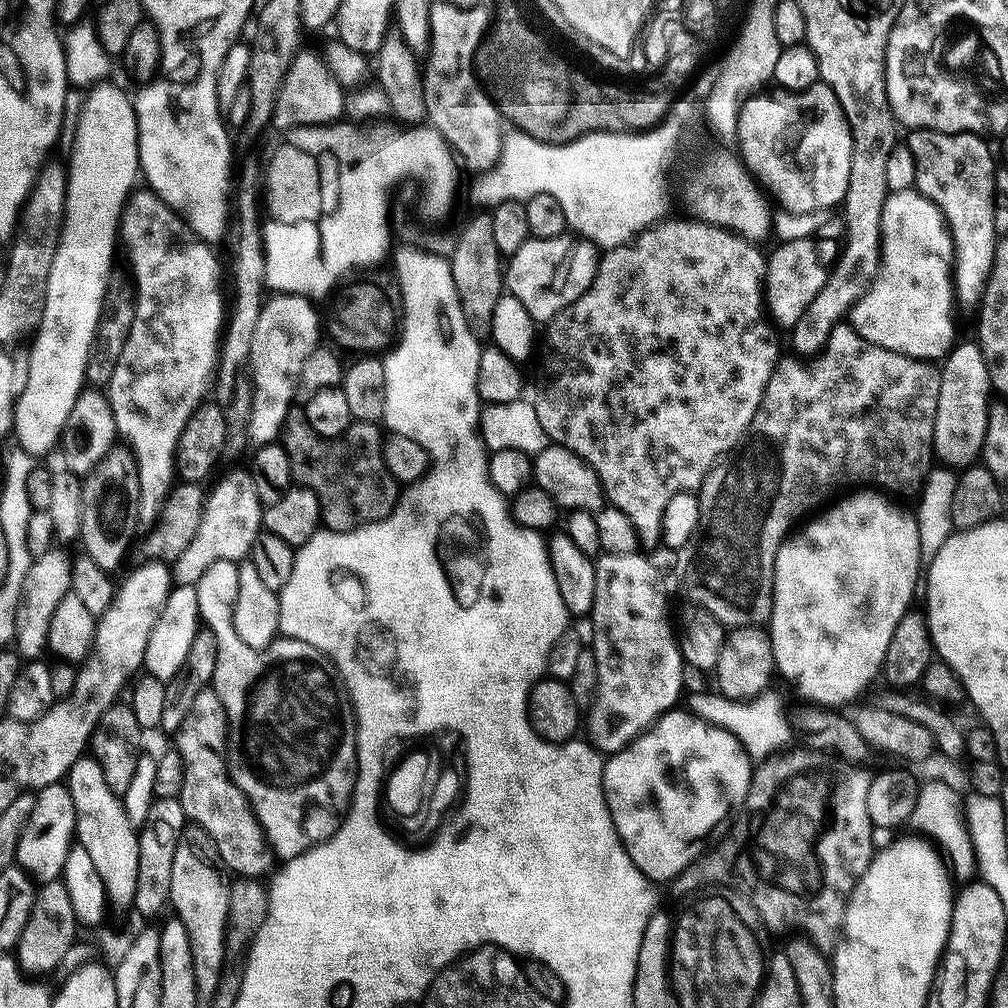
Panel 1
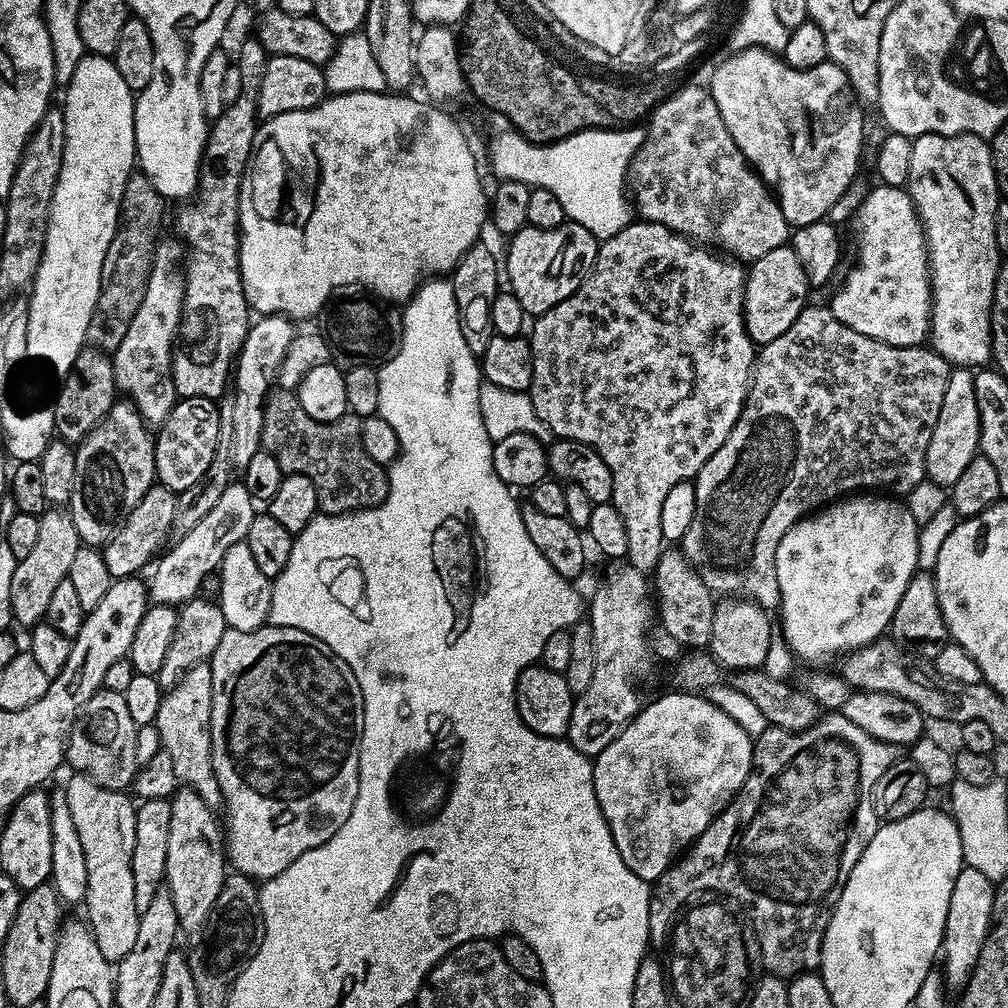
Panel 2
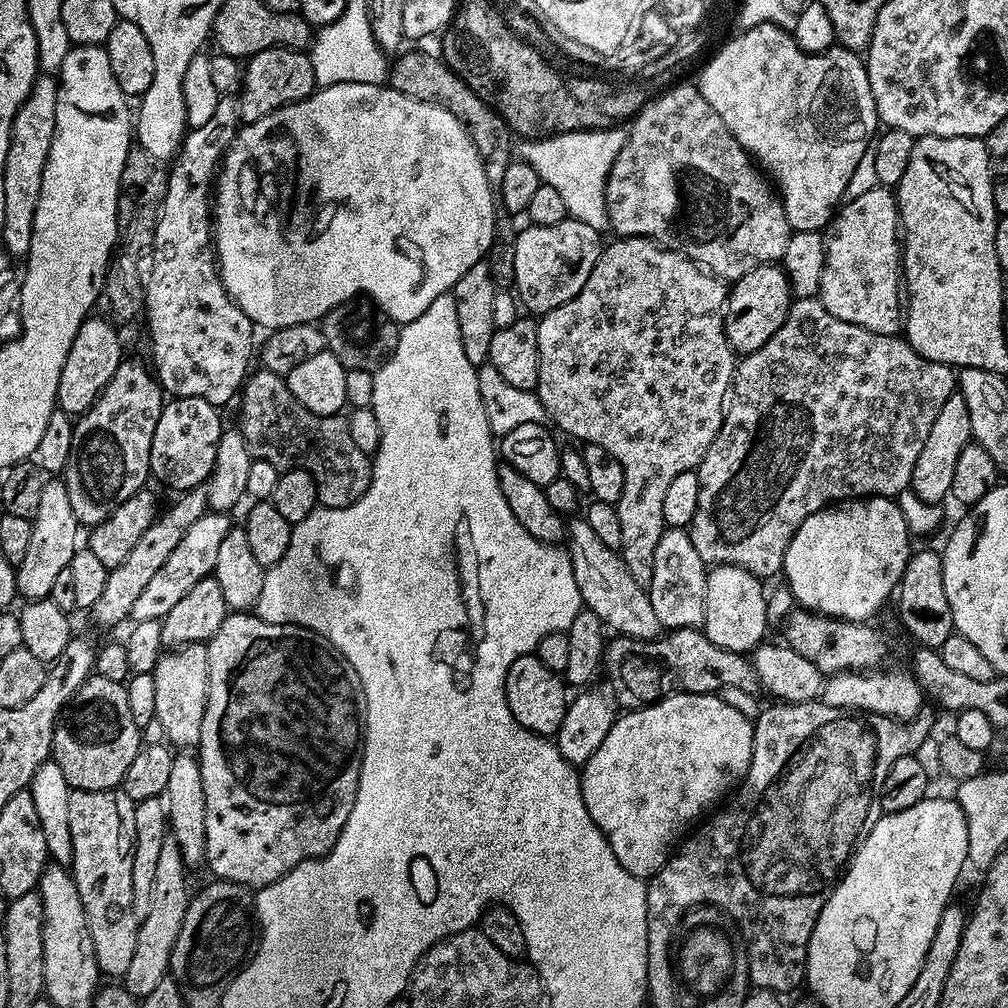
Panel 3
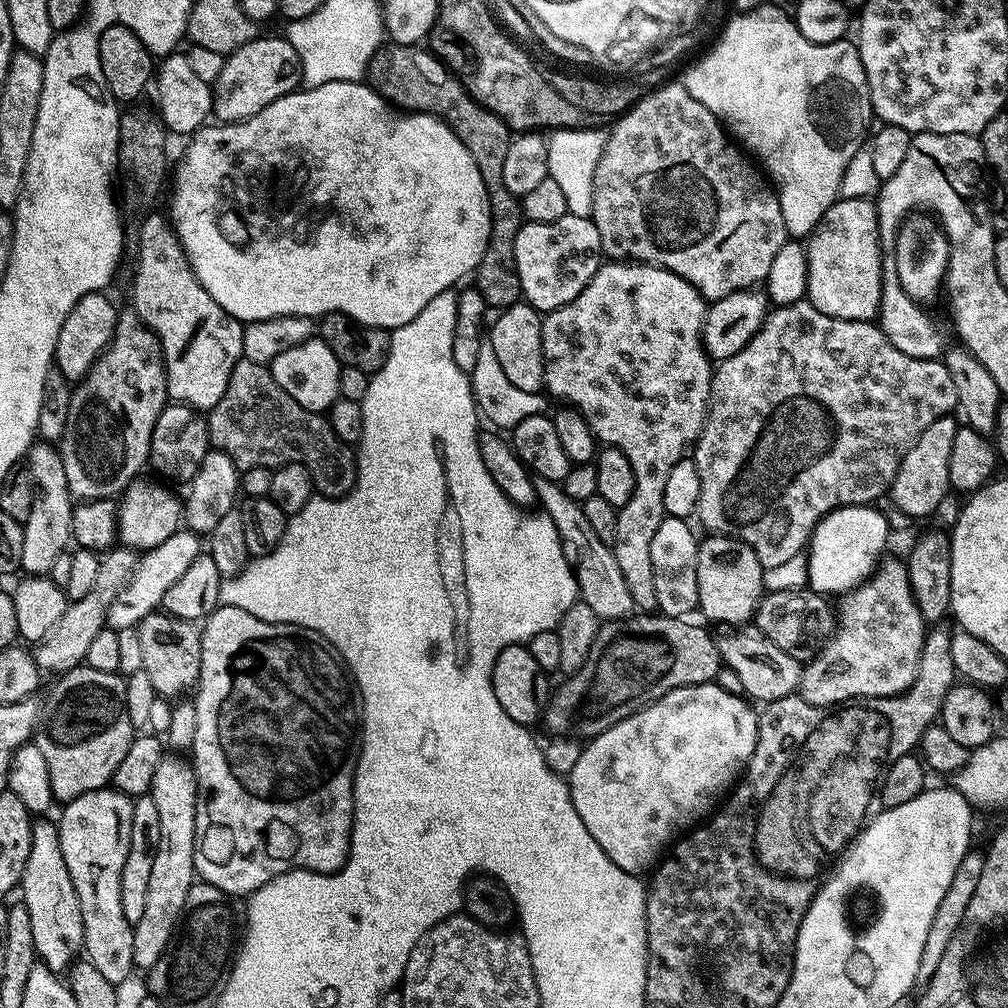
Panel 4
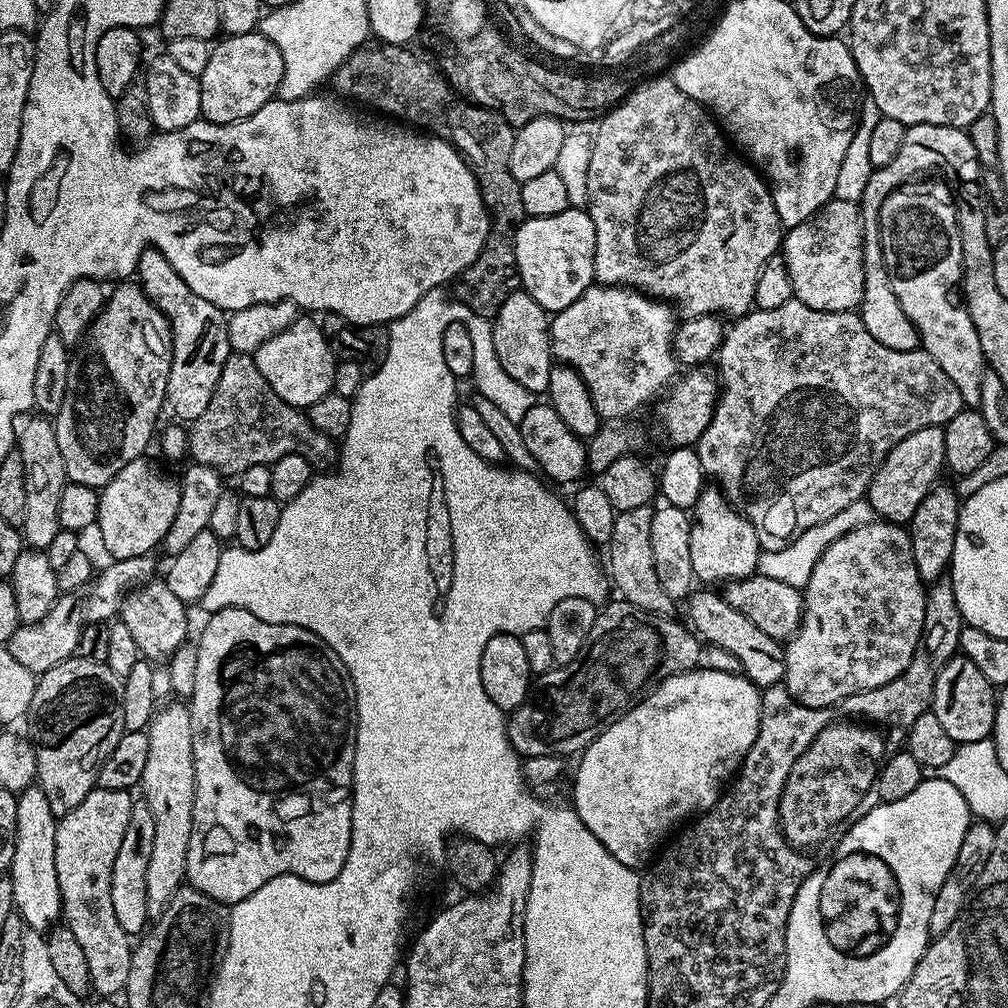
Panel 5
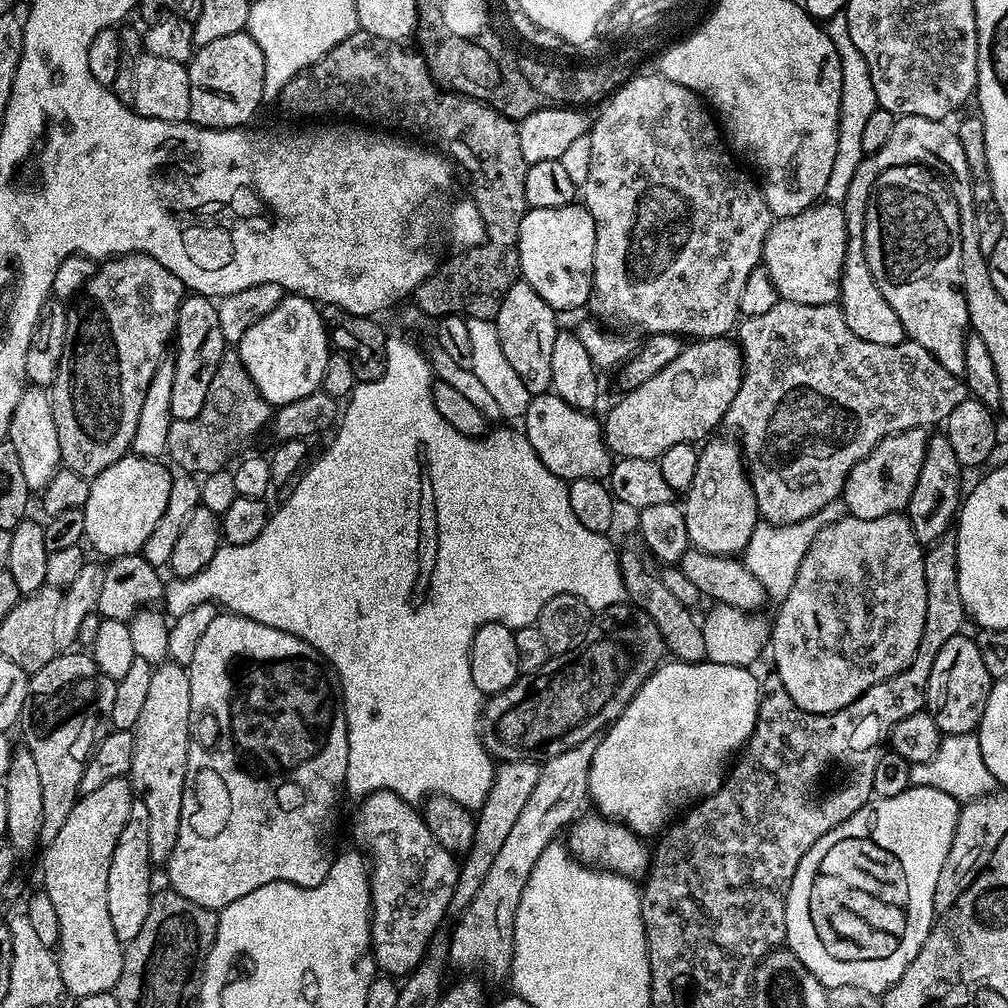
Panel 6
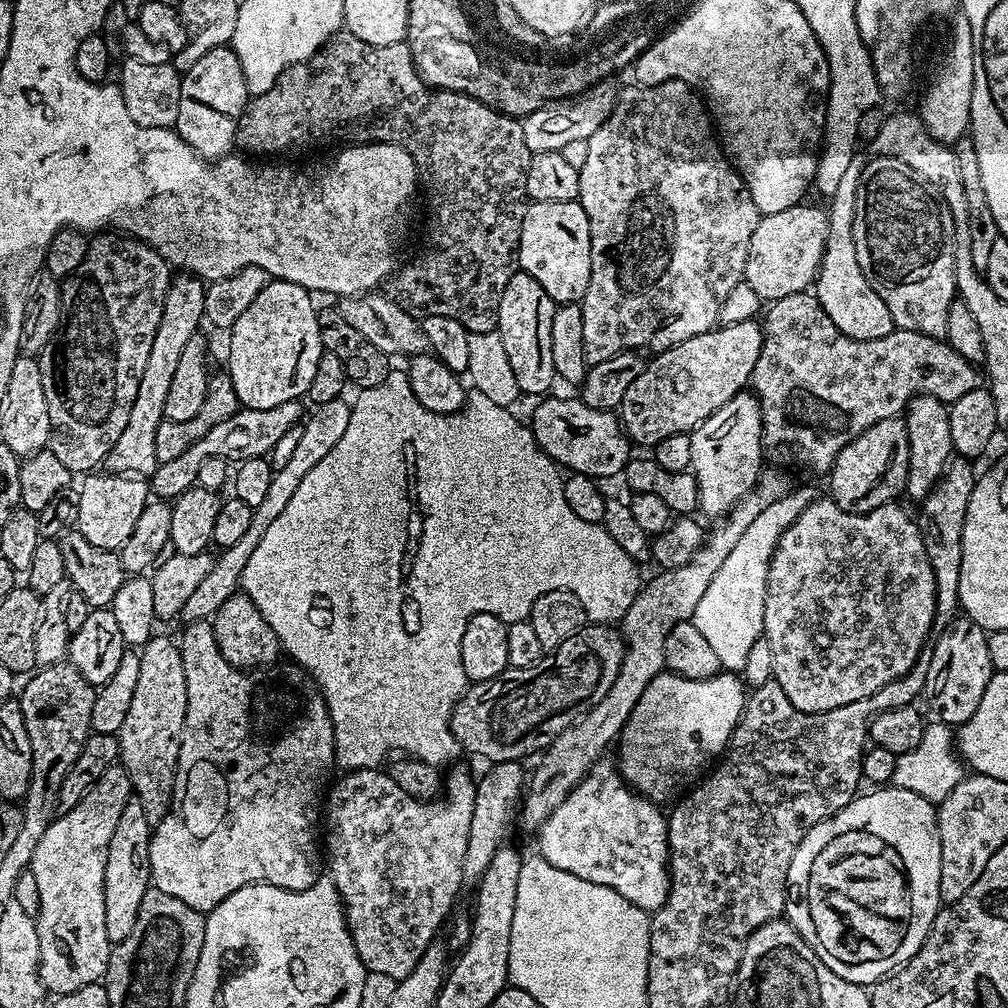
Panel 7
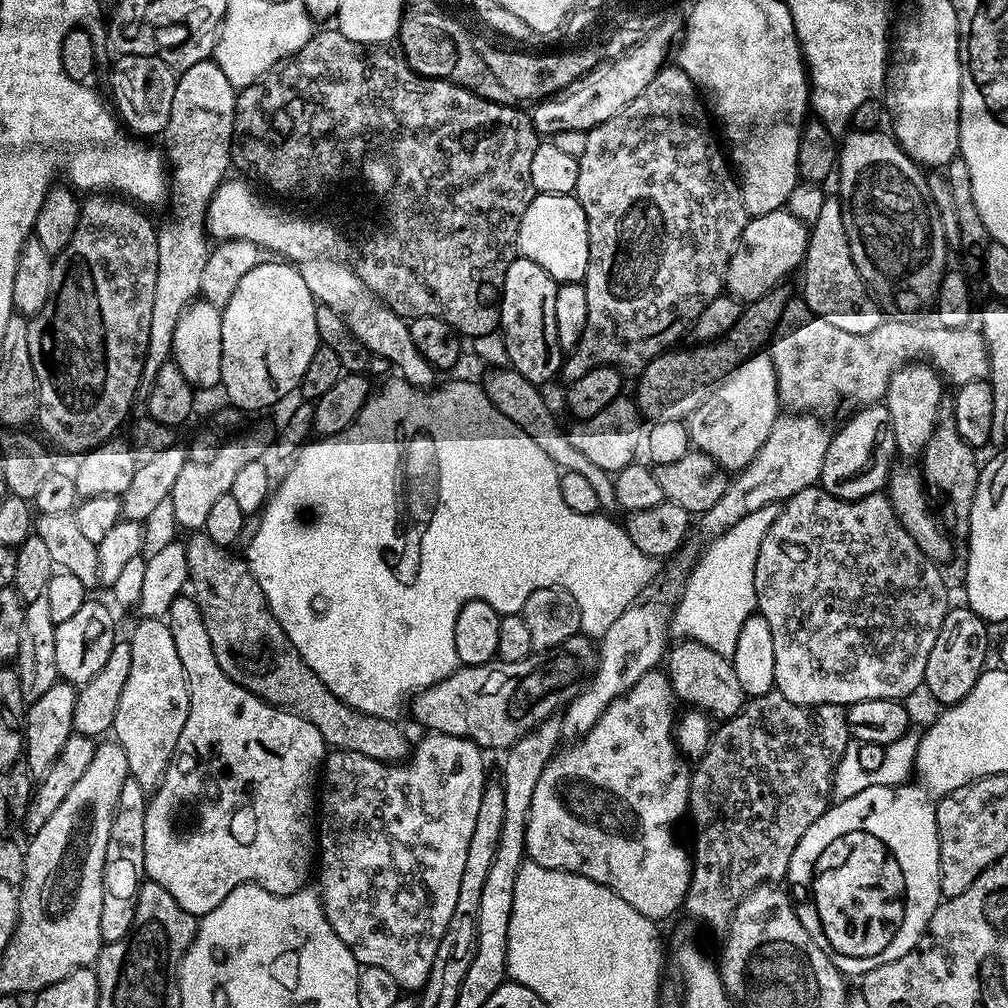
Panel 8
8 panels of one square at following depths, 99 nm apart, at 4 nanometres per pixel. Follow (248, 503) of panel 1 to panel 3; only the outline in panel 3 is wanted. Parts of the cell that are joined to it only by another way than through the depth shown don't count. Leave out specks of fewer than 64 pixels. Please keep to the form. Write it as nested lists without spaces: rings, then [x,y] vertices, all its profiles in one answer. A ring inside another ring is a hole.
[[[205,512],[186,534],[178,546],[174,546],[174,552],[170,558],[166,558],[158,574],[150,578],[150,582],[142,589],[142,594],[138,594],[132,607],[131,619],[138,620],[158,620],[163,621],[166,614],[170,614],[170,609],[198,582],[206,576],[213,575],[216,563],[218,562],[218,546],[222,544],[222,538],[226,538],[230,527],[229,517],[222,512]]]

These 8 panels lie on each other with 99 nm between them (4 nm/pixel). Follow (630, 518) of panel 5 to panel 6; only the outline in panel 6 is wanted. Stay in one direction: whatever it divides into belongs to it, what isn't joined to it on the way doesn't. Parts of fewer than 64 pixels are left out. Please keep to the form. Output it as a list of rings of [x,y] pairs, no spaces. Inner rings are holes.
[[[639,547],[619,549],[620,573],[624,583],[625,597],[639,611],[644,612],[658,626],[658,630],[664,639],[664,647],[669,657],[677,660],[684,660],[688,664],[699,664],[708,656],[708,637],[705,629],[695,620],[693,609],[687,608],[678,602],[670,590],[666,590],[660,581],[659,575],[648,569],[648,564],[644,561],[645,553]]]

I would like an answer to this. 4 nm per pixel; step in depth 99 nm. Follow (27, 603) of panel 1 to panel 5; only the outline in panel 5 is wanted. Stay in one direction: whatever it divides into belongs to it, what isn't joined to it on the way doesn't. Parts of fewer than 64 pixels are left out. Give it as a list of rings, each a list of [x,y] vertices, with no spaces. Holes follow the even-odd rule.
[[[33,410],[14,418],[14,448],[22,454],[22,466],[26,466],[26,518],[22,535],[28,548],[47,550],[54,542],[54,534],[62,531],[58,522],[58,501],[68,475],[62,462],[62,450],[58,450],[56,426],[49,417]]]

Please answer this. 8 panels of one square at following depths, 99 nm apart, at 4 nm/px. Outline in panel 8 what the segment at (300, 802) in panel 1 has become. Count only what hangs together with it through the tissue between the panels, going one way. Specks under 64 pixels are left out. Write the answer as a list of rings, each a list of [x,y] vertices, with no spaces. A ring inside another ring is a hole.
[[[188,594],[173,595],[172,605],[166,617],[166,623],[170,634],[174,634],[174,646],[178,650],[178,658],[182,661],[182,670],[186,670],[186,678],[188,679],[188,697],[190,698],[190,710],[186,718],[186,726],[182,726],[182,734],[178,738],[178,746],[174,750],[171,762],[168,763],[166,774],[162,778],[162,782],[156,787],[155,792],[151,793],[148,801],[148,809],[146,810],[146,850],[144,851],[144,871],[147,879],[152,880],[158,886],[162,886],[162,890],[166,890],[170,894],[170,898],[174,898],[174,902],[178,902],[178,906],[182,906],[182,910],[186,910],[192,916],[197,918],[210,914],[210,910],[214,910],[214,906],[218,906],[218,902],[222,902],[222,898],[226,898],[226,894],[230,894],[240,884],[259,884],[260,887],[265,888],[270,894],[275,896],[289,896],[295,892],[301,891],[305,887],[304,884],[308,880],[308,871],[313,871],[314,857],[318,852],[318,824],[314,817],[318,812],[318,777],[322,772],[322,765],[326,755],[326,745],[322,738],[318,726],[314,726],[310,722],[306,722],[306,718],[296,716],[292,712],[286,712],[282,708],[277,708],[275,704],[268,704],[265,700],[255,696],[253,692],[248,692],[242,686],[238,686],[227,674],[225,674],[218,666],[218,658],[214,658],[214,646],[210,646],[210,634],[207,633],[204,619],[200,613],[200,607],[197,606],[195,599]]]

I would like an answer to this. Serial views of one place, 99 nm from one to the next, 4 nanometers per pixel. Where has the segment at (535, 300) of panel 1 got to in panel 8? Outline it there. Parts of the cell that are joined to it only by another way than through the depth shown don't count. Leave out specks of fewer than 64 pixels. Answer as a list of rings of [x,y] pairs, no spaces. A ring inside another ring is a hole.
[[[545,192],[533,195],[526,214],[522,214],[518,252],[530,262],[538,262],[557,285],[581,283],[588,269],[588,223],[586,210],[575,195],[555,196]]]

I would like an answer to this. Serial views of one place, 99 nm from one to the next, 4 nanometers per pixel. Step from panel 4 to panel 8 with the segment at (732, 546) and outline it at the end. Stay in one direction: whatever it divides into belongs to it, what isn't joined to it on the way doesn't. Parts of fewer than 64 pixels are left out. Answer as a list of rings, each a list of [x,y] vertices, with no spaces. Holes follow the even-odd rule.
[[[756,351],[715,385],[705,395],[704,401],[686,418],[692,448],[714,458],[714,462],[718,462],[725,472],[738,474],[753,460],[758,450],[762,450],[762,442],[766,442],[770,430],[774,430],[774,422],[781,412],[774,362],[767,351]]]

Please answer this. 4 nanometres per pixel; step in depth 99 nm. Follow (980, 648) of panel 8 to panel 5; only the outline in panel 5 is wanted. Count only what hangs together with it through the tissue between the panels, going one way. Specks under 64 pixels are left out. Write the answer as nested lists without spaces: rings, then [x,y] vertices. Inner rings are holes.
[[[954,655],[942,666],[934,682],[931,712],[938,723],[946,729],[946,734],[956,745],[979,742],[991,737],[996,721],[997,689],[982,675],[982,670],[970,662],[970,658]]]

